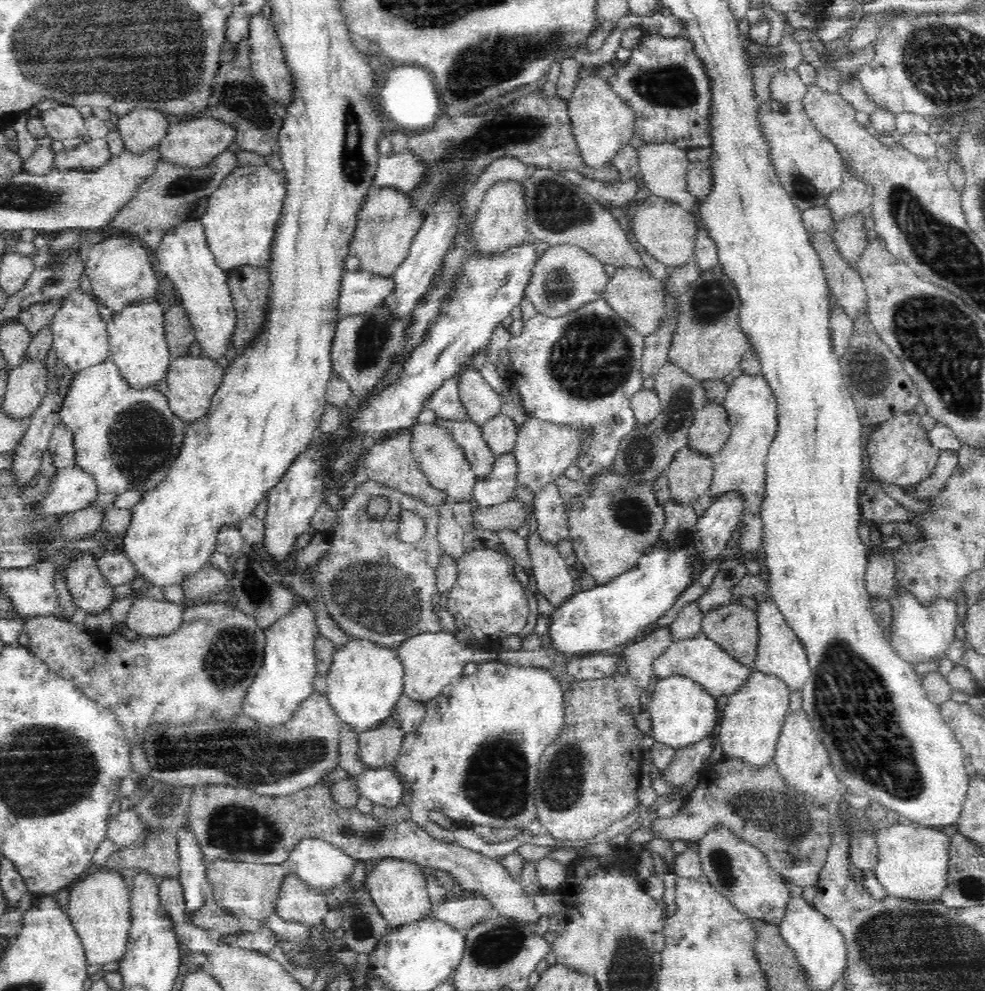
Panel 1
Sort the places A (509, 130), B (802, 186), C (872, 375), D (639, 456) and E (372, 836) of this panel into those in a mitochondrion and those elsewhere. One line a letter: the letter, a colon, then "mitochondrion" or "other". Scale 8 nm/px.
A: mitochondrion
B: mitochondrion
C: mitochondrion
D: mitochondrion
E: mitochondrion

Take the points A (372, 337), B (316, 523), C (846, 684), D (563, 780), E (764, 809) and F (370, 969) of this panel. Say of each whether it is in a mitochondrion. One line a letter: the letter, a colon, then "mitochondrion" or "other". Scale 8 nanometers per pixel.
A: mitochondrion
B: other
C: mitochondrion
D: mitochondrion
E: mitochondrion
F: other

